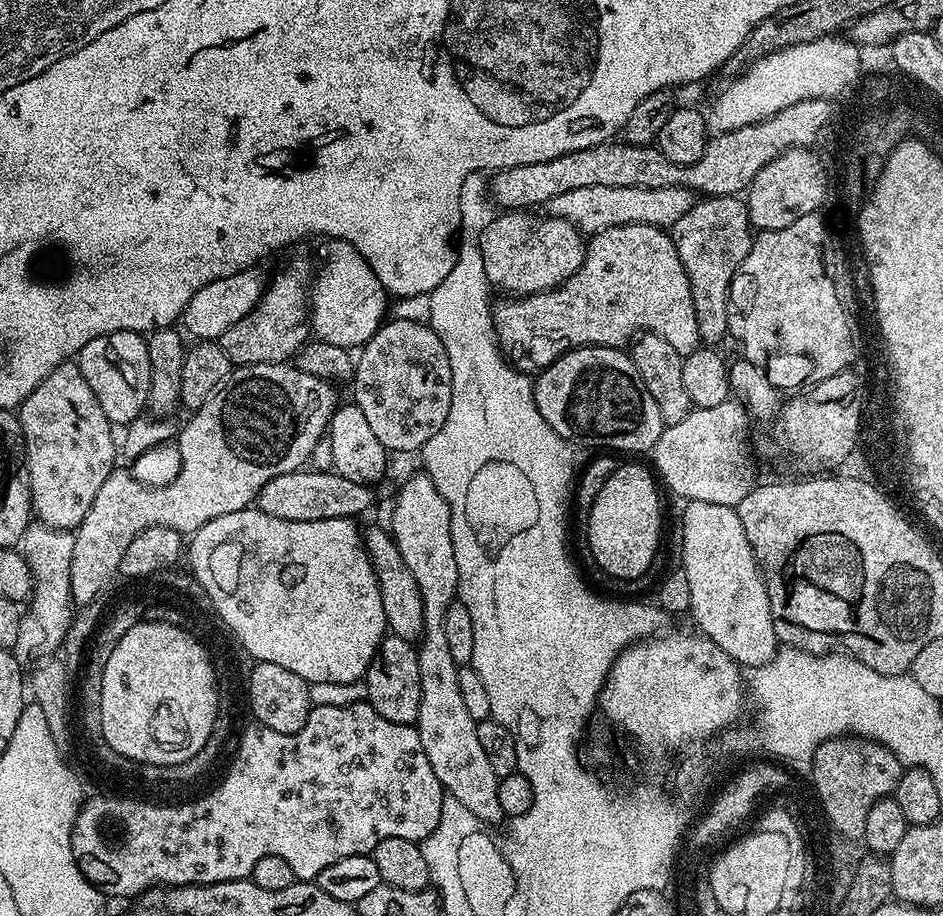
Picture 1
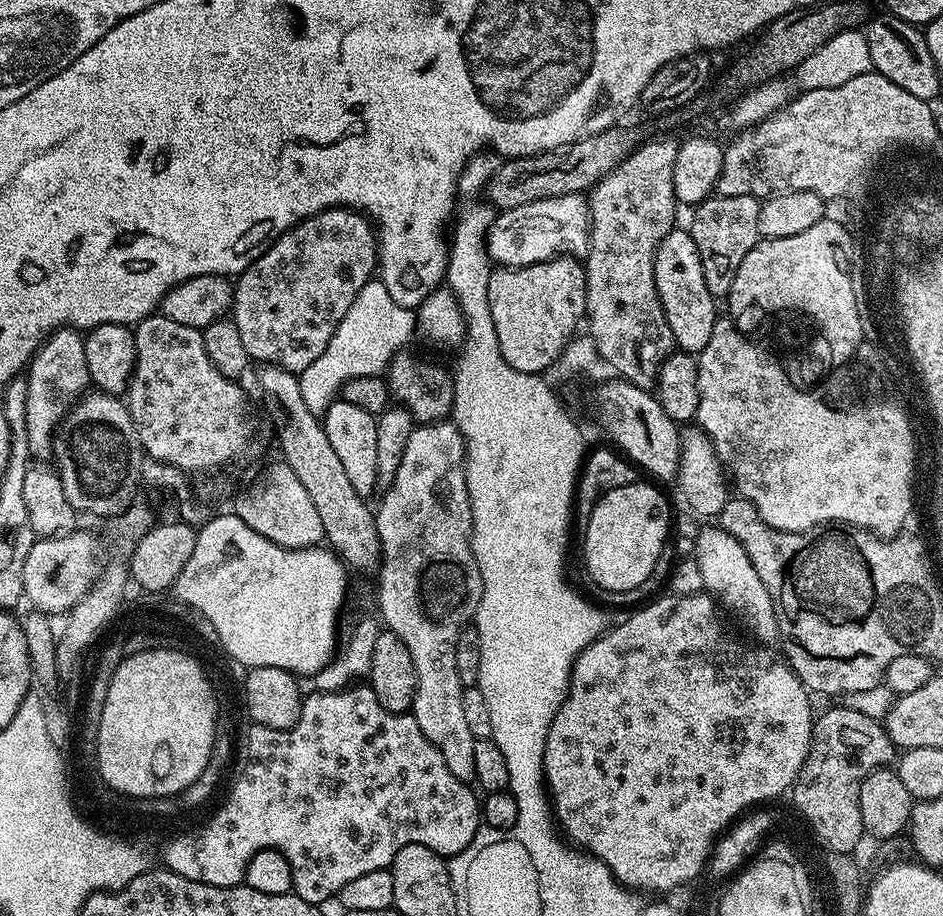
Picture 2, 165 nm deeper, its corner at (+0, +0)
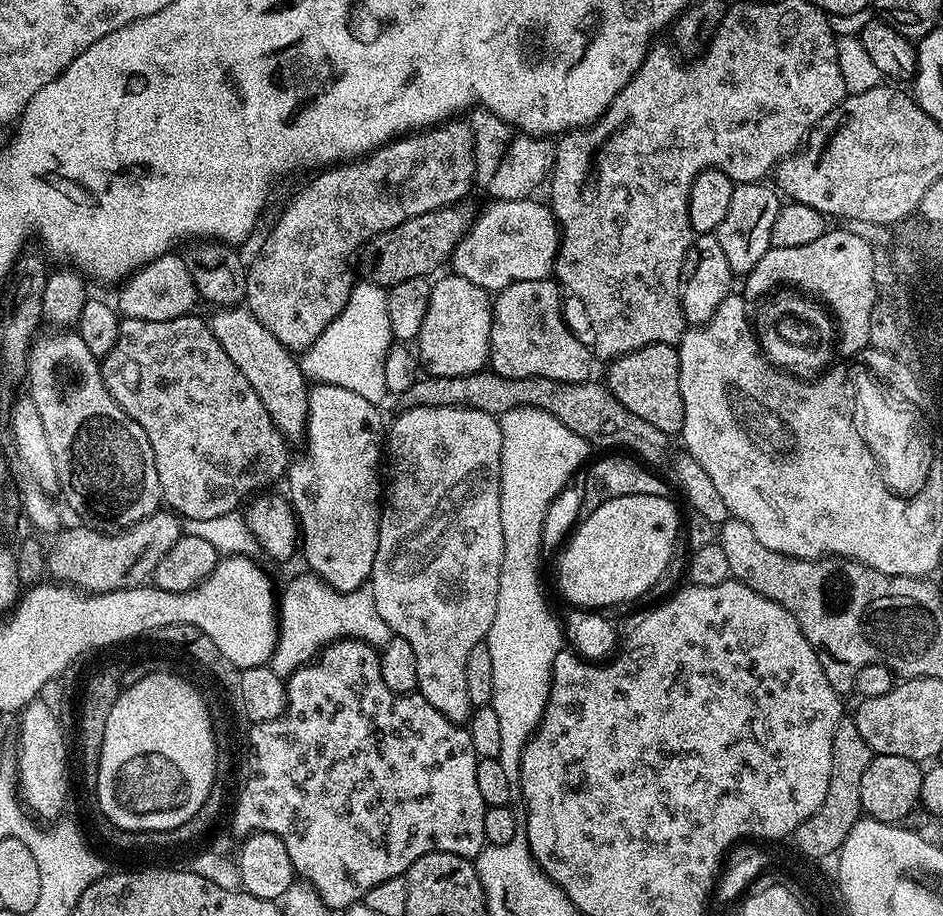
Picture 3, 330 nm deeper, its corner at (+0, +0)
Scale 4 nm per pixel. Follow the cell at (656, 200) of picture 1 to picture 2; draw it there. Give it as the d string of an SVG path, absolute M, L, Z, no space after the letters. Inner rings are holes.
M583 192L562 194L558 198L542 198L526 206L503 209L488 231L488 258L493 265L505 268L530 266L553 260L556 256L584 258L590 249L592 249L592 216L588 213L588 196Z

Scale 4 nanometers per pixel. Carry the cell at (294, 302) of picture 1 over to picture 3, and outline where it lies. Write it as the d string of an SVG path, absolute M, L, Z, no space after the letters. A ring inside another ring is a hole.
M453 118L443 122L443 124L433 125L427 129L417 130L411 134L405 134L397 139L390 141L388 144L382 145L381 148L374 149L368 155L359 157L355 160L341 162L335 166L329 167L327 170L321 171L285 208L284 213L276 220L276 225L268 232L268 237L264 240L264 245L260 248L260 253L253 258L252 264L247 265L246 286L244 287L243 303L249 312L254 314L254 318L258 318L258 322L262 322L262 326L266 326L266 330L270 330L270 334L274 334L274 338L278 338L278 342L282 342L290 350L303 350L308 348L322 334L322 330L326 330L326 326L330 326L330 322L334 322L334 318L338 318L338 314L342 312L346 306L346 302L352 293L352 285L354 277L353 257L359 253L368 240L374 238L375 235L382 231L390 230L391 227L398 226L407 219L415 218L420 214L434 211L436 209L445 208L446 205L459 203L474 184L474 162L473 162L473 131L471 125L464 121L460 122L458 118Z

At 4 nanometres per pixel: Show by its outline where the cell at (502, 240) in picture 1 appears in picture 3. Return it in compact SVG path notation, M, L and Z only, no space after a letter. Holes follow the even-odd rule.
M549 278L546 280L531 280L530 282L514 282L510 286L506 286L503 290L495 293L492 301L492 325L490 326L490 354L488 355L488 362L491 371L496 372L500 376L506 378L554 378L558 382L578 382L579 380L589 379L590 372L588 372L588 352L590 356L590 348L583 344L570 329L564 325L564 316L560 313L560 292L562 288L555 279Z

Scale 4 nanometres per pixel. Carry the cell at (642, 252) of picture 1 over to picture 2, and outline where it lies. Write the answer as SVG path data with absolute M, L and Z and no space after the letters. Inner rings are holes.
M673 227L670 234L661 242L656 252L656 289L670 322L670 330L676 339L676 348L681 352L699 354L710 342L718 319L716 313L717 297L710 294L706 286L706 274L702 272L702 258L698 246L694 244L691 231Z

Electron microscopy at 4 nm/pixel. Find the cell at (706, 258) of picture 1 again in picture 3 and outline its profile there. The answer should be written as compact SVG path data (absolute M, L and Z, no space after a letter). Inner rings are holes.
M768 182L736 184L734 194L730 194L730 210L726 210L726 218L722 218L714 235L718 238L718 246L726 253L730 270L737 277L747 276L754 266L758 266L758 258L772 247L770 230L774 230L774 218L778 218L781 203L781 193Z

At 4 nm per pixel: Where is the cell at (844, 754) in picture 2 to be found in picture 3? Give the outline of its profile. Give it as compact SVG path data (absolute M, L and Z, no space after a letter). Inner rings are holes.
M845 718L838 722L838 730L834 730L834 746L832 747L832 773L830 774L830 790L826 790L826 802L822 802L822 806L818 806L818 810L814 814L810 814L810 818L806 818L806 822L802 822L797 826L796 831L799 833L800 847L804 851L812 853L814 859L820 857L820 853L835 851L839 853L840 847L846 842L846 834L850 834L850 830L855 826L857 820L861 819L862 809L860 806L860 787L862 786L862 774L866 774L866 766L870 766L874 753L870 746L866 746L866 741L862 738L862 734L858 734L858 726L855 719Z

